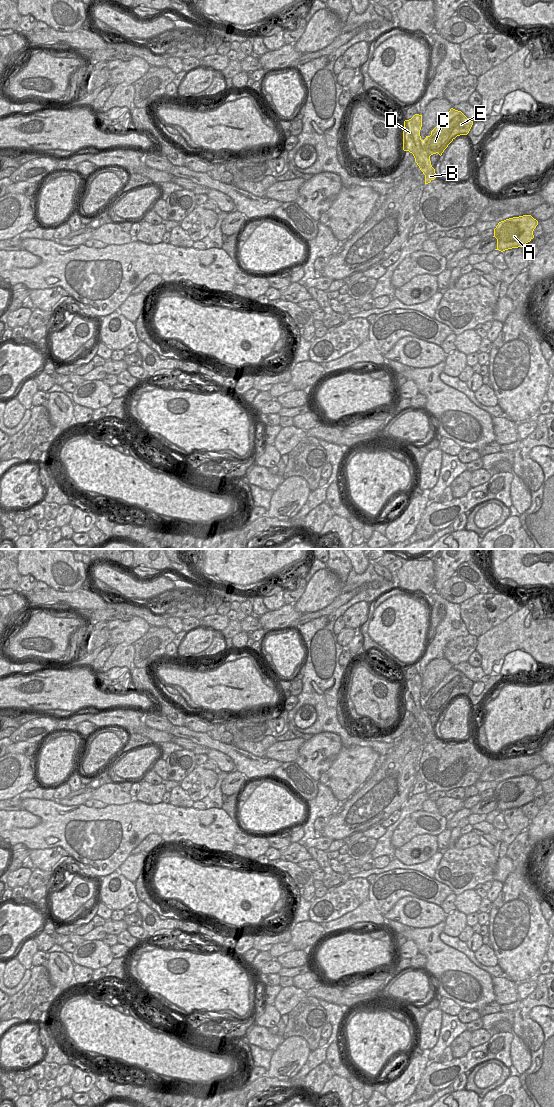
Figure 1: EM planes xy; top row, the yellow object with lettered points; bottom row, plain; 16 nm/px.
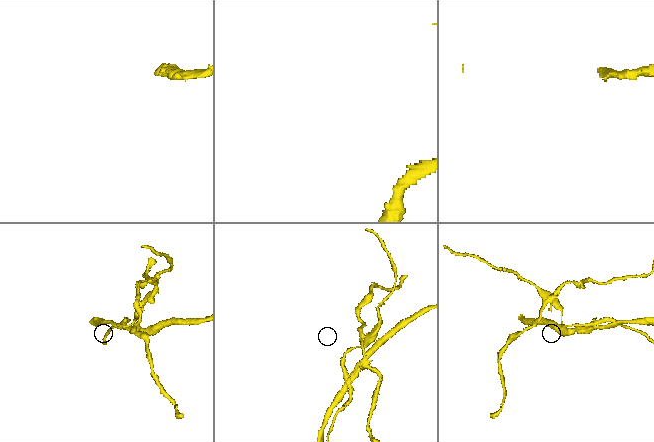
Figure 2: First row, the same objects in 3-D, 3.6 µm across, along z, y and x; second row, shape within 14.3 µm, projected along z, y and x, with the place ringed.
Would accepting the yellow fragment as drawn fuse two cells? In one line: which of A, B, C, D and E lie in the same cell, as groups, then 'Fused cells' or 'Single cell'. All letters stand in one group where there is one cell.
Groups: A C E / B D. Fused cells.

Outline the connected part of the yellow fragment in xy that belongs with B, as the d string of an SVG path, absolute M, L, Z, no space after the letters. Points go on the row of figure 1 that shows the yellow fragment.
M415 114L411 119L404 121L403 150L413 154L415 162L425 175L425 184L434 180L437 175L431 165L430 156L421 146L420 130L422 115Z

